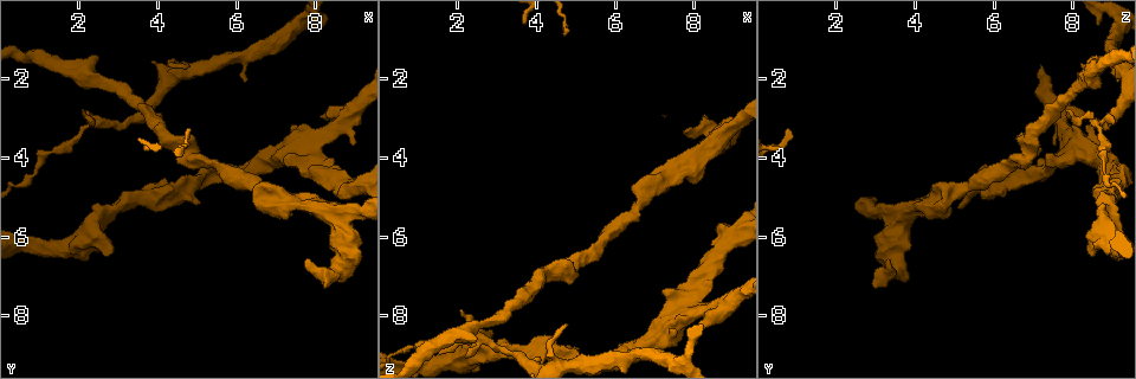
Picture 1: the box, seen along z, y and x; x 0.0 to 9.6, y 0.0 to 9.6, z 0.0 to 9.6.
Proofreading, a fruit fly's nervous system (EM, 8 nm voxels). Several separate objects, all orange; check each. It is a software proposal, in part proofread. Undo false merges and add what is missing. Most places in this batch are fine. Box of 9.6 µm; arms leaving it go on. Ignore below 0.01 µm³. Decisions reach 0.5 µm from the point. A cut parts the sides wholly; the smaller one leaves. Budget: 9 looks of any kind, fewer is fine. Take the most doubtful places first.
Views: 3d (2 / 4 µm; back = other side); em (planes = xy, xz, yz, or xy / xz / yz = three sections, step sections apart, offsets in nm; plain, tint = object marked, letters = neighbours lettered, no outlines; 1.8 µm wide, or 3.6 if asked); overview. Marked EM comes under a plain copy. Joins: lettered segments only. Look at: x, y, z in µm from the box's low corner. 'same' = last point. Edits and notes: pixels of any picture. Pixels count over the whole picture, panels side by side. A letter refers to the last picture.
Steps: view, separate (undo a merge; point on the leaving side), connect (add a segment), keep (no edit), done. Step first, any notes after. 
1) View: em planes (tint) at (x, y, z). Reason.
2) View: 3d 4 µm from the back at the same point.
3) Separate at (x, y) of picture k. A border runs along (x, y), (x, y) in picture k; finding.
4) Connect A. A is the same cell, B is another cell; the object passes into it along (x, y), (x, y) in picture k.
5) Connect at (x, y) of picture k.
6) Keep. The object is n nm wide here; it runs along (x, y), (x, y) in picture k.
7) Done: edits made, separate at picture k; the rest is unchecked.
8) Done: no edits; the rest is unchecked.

View: 3d 2 µm at (2.55, 3.10, 8.60). Branch point.

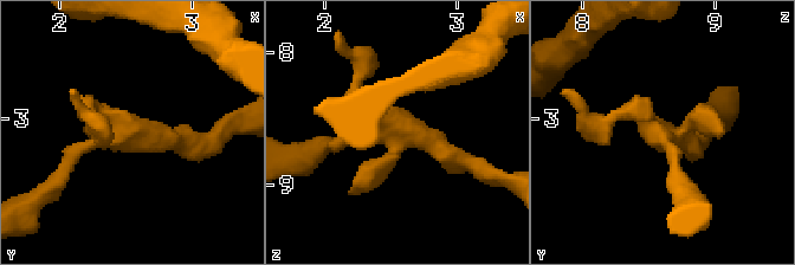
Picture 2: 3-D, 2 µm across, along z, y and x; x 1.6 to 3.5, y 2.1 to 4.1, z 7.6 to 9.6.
View: em planes (tint) at (2.56, 3.16, 8.62). Now the EM.

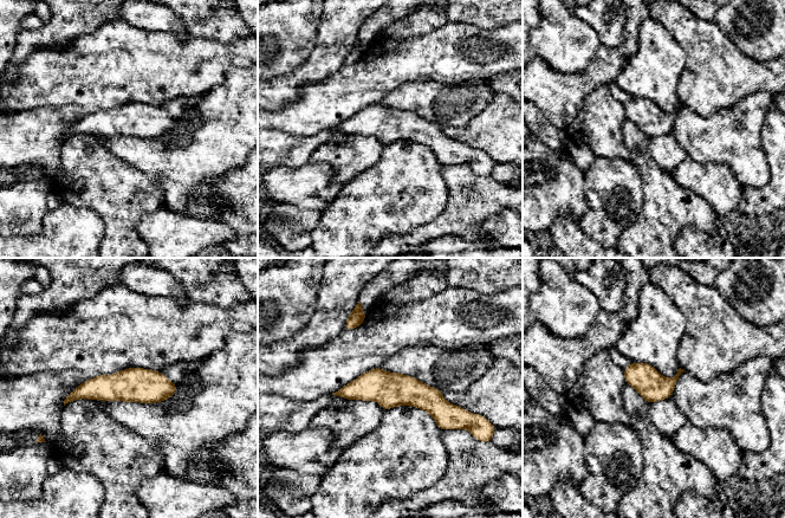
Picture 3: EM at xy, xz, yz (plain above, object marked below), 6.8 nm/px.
View: em planes (letters) at the same point. What lies round it.

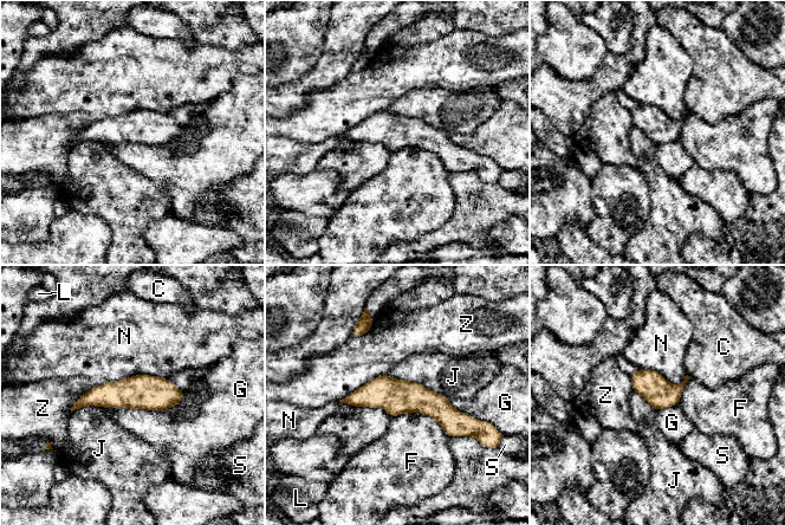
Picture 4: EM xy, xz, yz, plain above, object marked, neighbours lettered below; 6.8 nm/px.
Keep. The object is 200 nm wide here; C, F, G, J, L, N, S and Z are other cells; a border runs along (179, 402), (161, 409), (105, 407) in picture 4; one cell here.

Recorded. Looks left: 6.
View: em planes (letters) at (7.75, 6.60, 3.30).

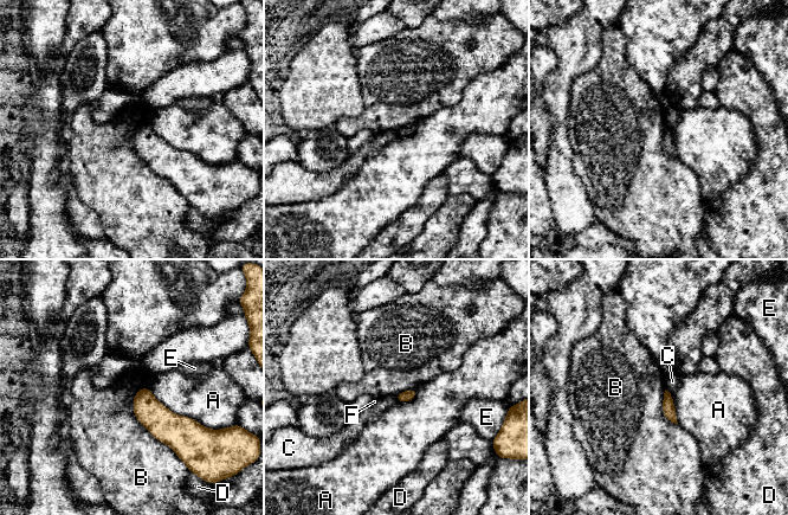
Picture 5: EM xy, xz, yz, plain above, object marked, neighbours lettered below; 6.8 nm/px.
Keep. A, B, C, D, E and F are other cells; a border runs along (139, 388), (134, 416), (180, 458) in picture 5; none of them fits.

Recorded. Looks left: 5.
View: em planes (letters) at (8.65, 3.00, 7.70). Arms part here.

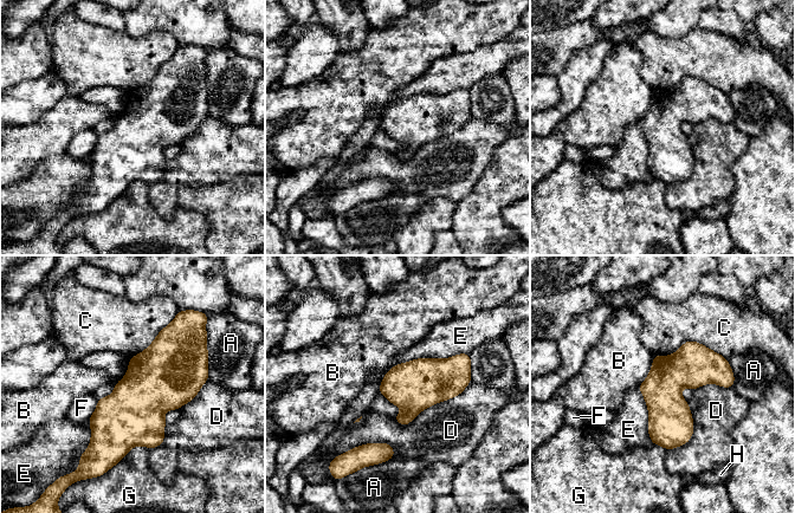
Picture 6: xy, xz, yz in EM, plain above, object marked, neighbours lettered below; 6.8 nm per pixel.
Keep. A, B, C, D, E, F, G and H are other cells; a border runs along (654, 355), (648, 375), (638, 387) in picture 6; one cell here.

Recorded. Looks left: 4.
View: em xy step 4 (letters) at (4.75, 1.60, 8.15). An open end.

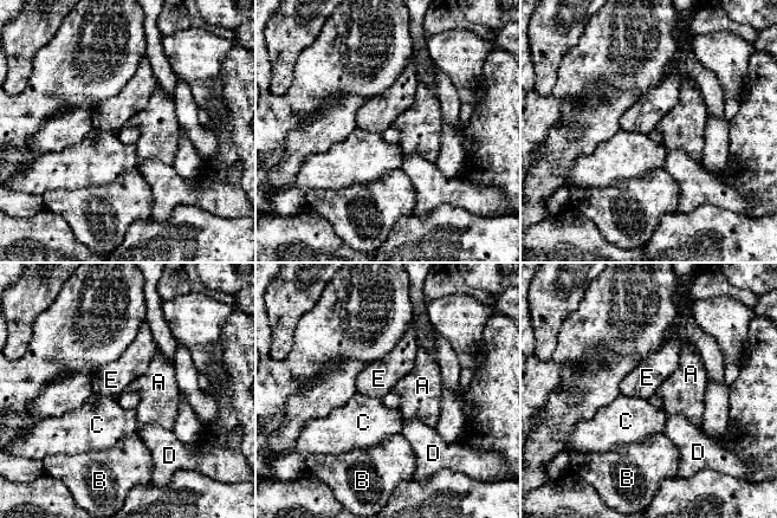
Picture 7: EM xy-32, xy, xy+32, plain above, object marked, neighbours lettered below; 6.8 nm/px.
View: em planes (letters) at the same point.

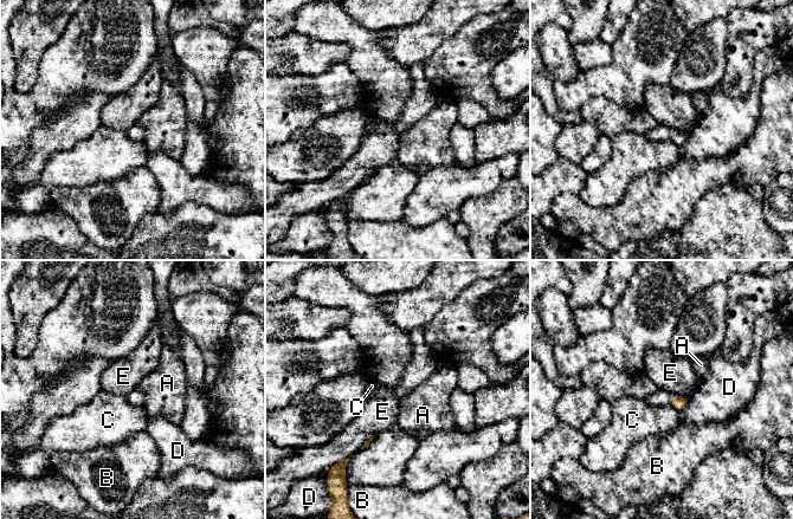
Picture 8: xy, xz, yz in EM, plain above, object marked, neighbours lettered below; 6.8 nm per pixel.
Keep. A, B, C, D and E are other cells; a border runs along (671, 394), (681, 396) in picture 8; none of them fits.

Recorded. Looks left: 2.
Done: no edits; the rest is unchecked.

